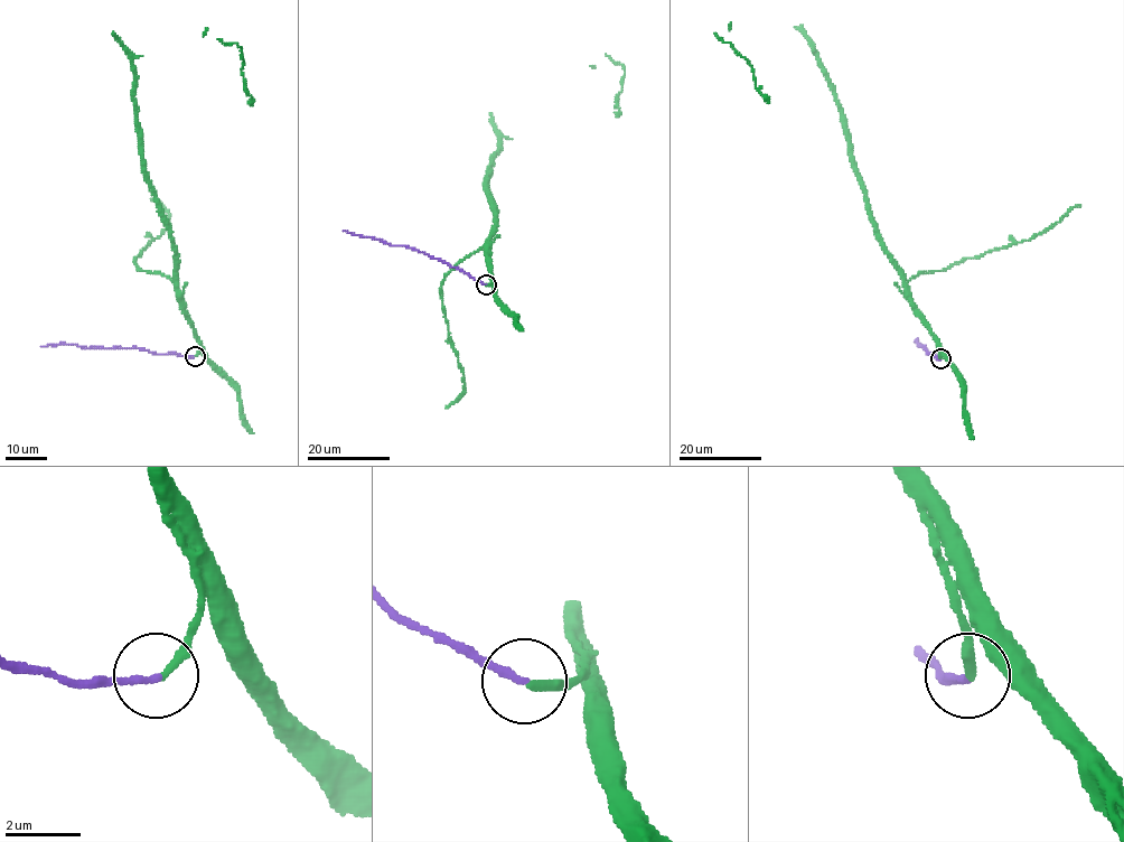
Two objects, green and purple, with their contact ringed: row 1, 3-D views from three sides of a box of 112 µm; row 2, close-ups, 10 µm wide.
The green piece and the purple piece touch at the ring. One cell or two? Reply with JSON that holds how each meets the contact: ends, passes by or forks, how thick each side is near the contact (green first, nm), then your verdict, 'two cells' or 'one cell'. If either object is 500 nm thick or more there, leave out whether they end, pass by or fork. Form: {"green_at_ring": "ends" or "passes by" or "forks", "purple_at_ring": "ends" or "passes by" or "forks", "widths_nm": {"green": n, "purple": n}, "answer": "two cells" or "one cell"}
{"green_at_ring": "ends", "purple_at_ring": "ends", "widths_nm": {"green": 240, "purple": 190}, "answer": "one cell"}

